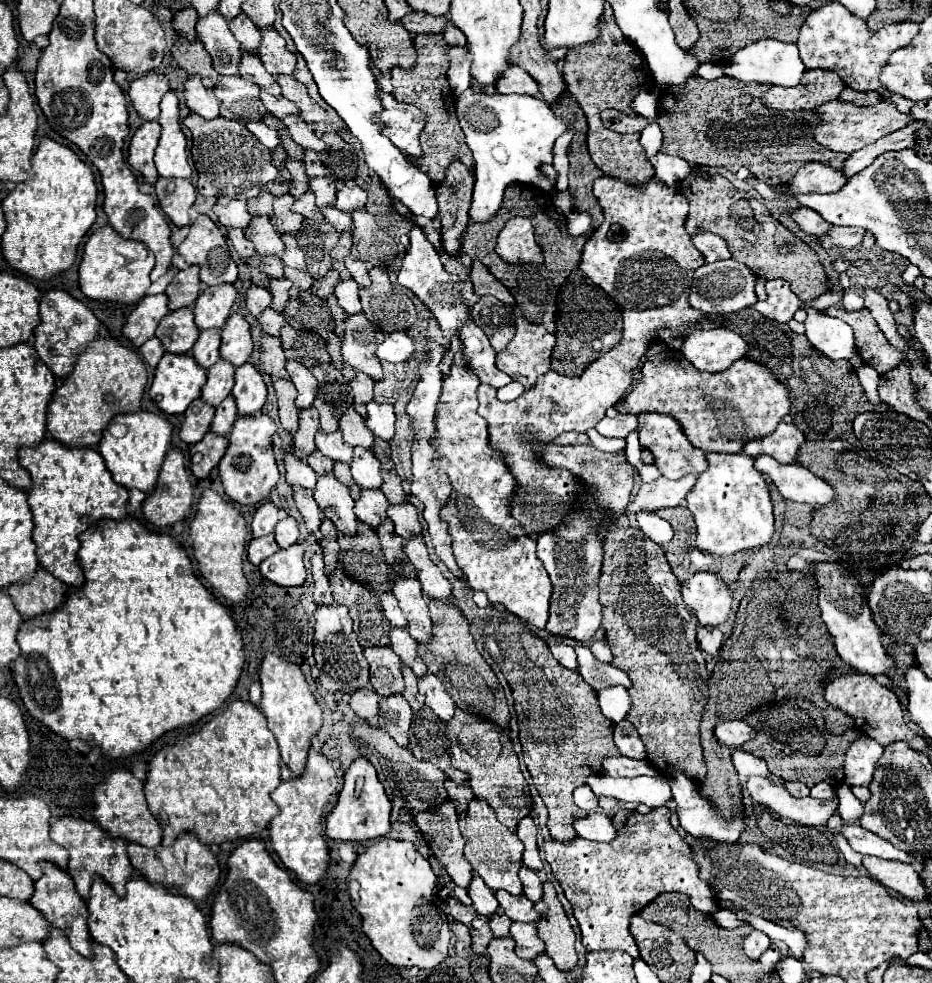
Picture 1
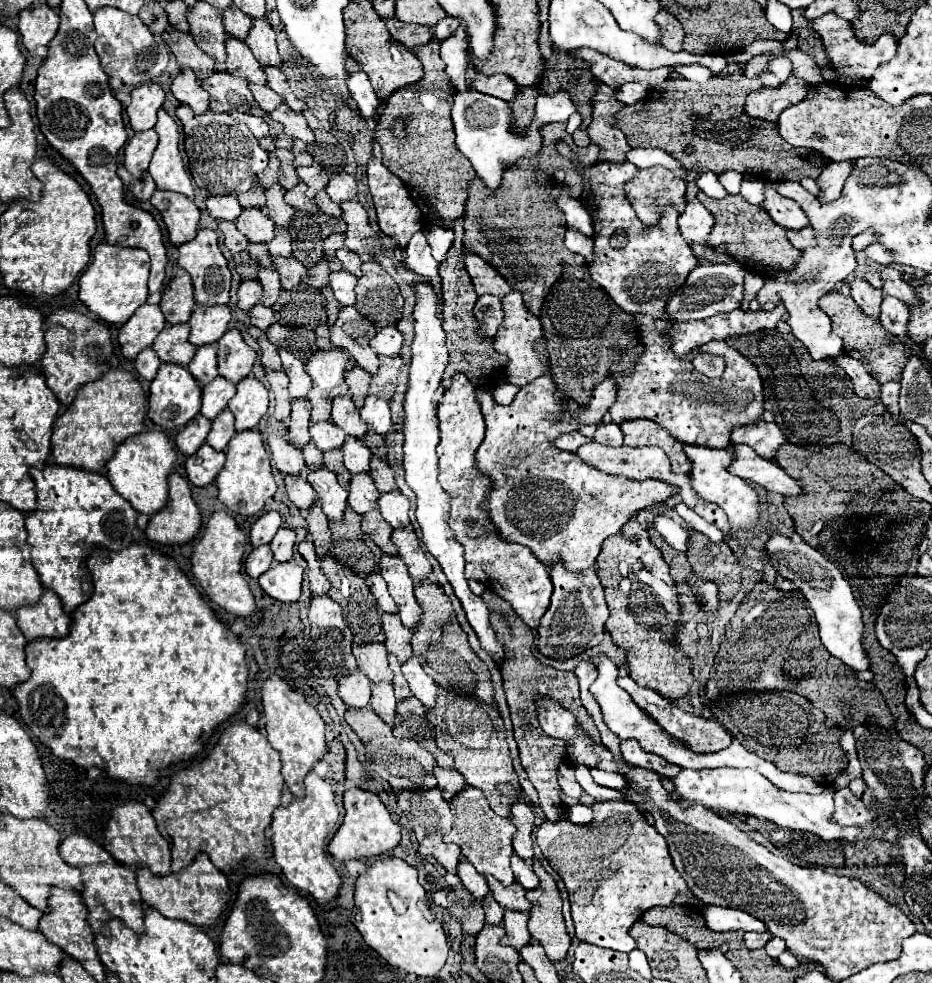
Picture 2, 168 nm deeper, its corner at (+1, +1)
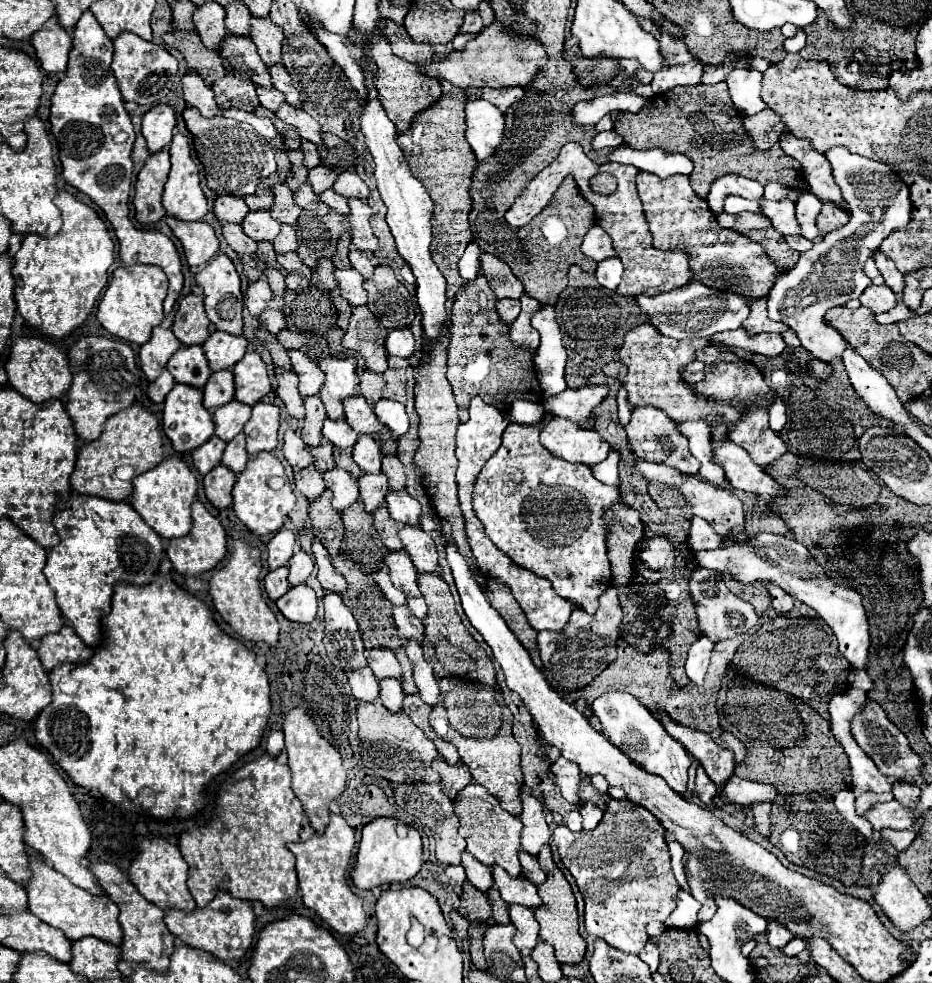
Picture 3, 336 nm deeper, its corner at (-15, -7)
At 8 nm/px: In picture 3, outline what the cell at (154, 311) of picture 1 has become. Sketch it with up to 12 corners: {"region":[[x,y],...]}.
{"region":[[158,325],[138,353],[148,381],[166,367],[180,341]]}

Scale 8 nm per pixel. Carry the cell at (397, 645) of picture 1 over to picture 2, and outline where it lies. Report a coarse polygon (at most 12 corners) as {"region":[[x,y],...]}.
{"region":[[398,613],[382,615],[388,653],[398,661],[412,657],[412,629]]}

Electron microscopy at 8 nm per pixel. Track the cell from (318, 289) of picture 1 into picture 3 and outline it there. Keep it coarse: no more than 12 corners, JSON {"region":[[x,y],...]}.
{"region":[[322,259],[312,269],[312,283],[318,289],[330,291],[338,287],[334,265]]}

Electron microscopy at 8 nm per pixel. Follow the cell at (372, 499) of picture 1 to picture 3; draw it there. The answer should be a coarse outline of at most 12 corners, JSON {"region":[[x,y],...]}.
{"region":[[384,473],[358,479],[360,497],[368,513],[384,505],[388,483]]}

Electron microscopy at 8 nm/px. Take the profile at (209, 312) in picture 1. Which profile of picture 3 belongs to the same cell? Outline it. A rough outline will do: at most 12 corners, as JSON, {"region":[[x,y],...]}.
{"region":[[214,331],[202,347],[210,369],[230,369],[246,339]]}

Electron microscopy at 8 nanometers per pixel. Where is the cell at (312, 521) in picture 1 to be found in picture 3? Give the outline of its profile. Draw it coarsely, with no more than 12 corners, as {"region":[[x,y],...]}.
{"region":[[312,465],[294,473],[296,489],[314,501],[324,493],[322,473]]}

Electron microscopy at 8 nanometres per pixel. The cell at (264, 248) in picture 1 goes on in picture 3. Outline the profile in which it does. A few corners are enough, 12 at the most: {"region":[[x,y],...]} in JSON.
{"region":[[250,211],[242,227],[254,241],[274,241],[280,223],[270,211]]}

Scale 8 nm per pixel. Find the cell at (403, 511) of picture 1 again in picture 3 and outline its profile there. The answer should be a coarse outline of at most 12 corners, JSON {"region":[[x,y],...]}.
{"region":[[406,491],[388,493],[392,519],[420,523],[420,503]]}

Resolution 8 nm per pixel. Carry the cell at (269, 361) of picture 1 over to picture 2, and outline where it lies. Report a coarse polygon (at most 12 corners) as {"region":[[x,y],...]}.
{"region":[[250,327],[248,333],[258,341],[260,361],[266,369],[280,369],[278,349],[266,333]]}

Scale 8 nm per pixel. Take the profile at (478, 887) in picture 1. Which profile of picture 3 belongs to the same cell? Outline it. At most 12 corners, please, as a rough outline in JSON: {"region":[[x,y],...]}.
{"region":[[462,853],[468,881],[482,893],[492,889],[490,867]]}

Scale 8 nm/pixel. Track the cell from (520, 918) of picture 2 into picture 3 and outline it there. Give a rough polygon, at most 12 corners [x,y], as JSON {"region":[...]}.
{"region":[[510,905],[510,921],[516,927],[514,945],[522,955],[538,943],[534,911]]}

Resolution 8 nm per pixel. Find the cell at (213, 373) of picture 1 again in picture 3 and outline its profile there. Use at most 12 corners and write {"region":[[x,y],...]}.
{"region":[[230,401],[214,411],[216,435],[232,441],[250,419],[250,405]]}

